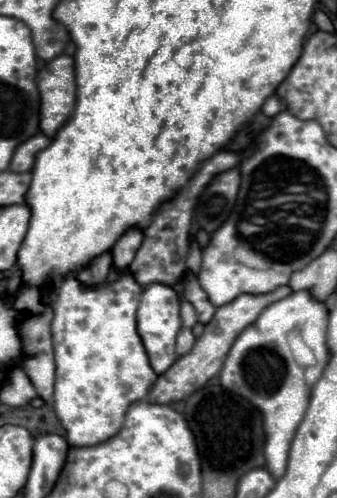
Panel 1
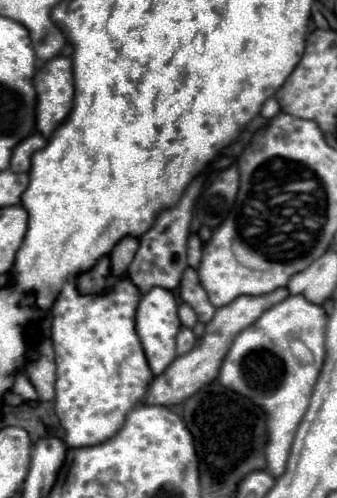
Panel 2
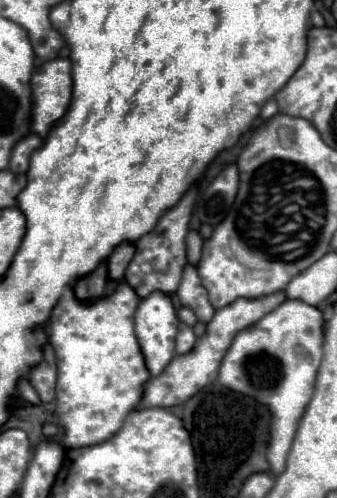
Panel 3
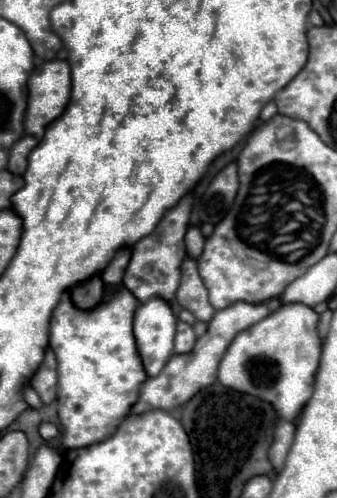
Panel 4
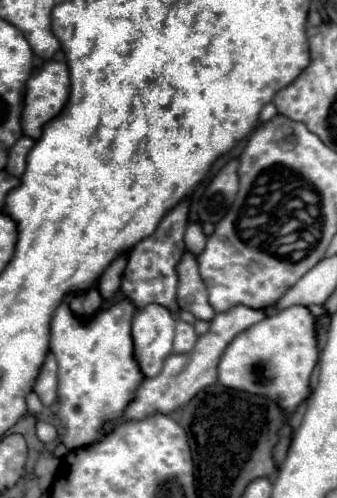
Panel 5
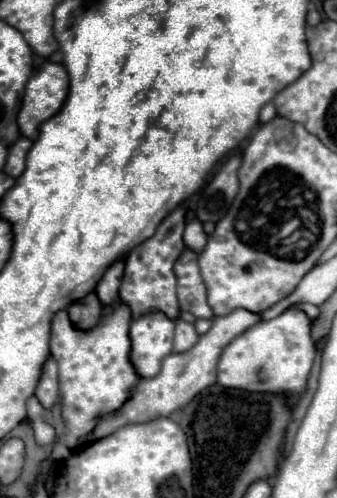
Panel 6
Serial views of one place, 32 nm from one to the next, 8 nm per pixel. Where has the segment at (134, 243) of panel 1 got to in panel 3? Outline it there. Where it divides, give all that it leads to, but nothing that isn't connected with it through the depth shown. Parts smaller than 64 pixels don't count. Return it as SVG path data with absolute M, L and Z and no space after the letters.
M122 242L114 252L112 256L108 258L108 276L112 280L122 280L124 278L124 272L132 260L136 252L136 244L134 242Z

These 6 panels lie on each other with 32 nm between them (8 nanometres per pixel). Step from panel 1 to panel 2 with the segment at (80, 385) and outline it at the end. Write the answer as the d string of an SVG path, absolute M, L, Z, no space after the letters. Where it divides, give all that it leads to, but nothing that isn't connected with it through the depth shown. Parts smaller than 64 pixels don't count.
M122 276L116 286L108 292L100 294L80 294L76 282L66 282L56 302L52 306L52 344L56 352L56 396L54 396L54 412L66 430L66 446L92 446L114 436L124 424L124 416L132 404L138 404L146 398L148 384L154 374L148 366L146 354L142 350L140 338L134 330L134 314L140 302L140 290L132 284L128 276Z

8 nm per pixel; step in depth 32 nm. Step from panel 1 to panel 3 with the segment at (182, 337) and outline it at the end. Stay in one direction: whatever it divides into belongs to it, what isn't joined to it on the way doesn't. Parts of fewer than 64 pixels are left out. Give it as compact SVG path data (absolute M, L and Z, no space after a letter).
M180 324L180 332L176 336L176 354L190 352L192 346L194 346L194 342L196 342L196 336L194 336L192 328L186 326L186 324Z

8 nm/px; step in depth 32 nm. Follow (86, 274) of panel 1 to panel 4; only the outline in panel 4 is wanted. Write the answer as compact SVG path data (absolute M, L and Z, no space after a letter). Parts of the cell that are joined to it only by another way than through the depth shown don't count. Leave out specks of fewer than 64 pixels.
M102 272L94 274L92 278L88 278L82 284L76 284L72 290L72 302L78 308L94 308L96 304L100 304L106 296L104 290L104 282L102 282Z

